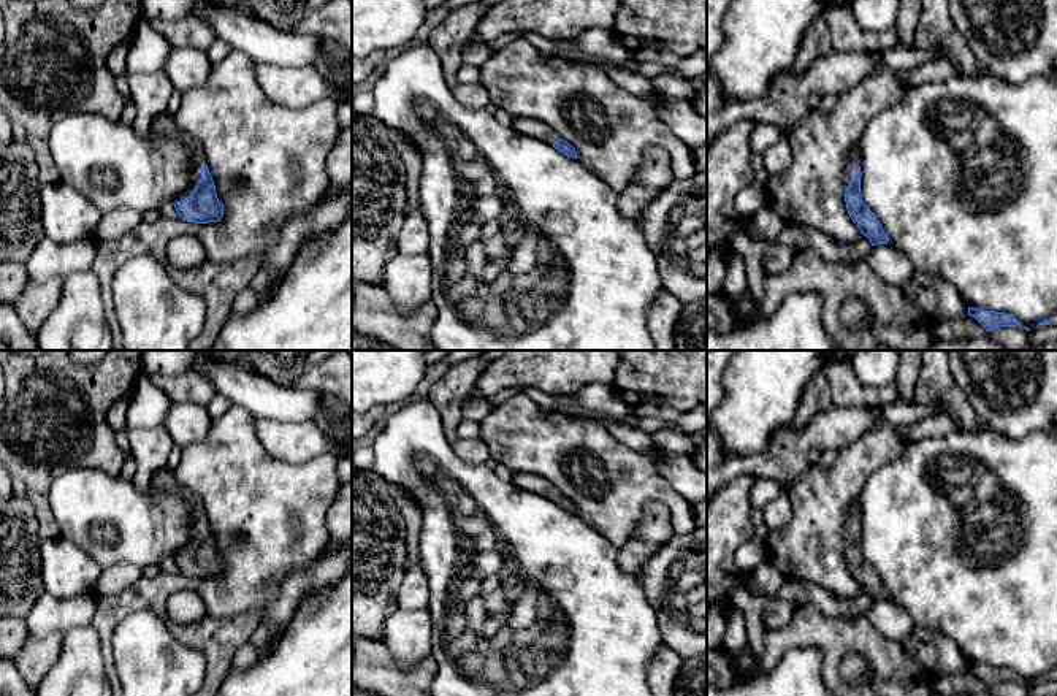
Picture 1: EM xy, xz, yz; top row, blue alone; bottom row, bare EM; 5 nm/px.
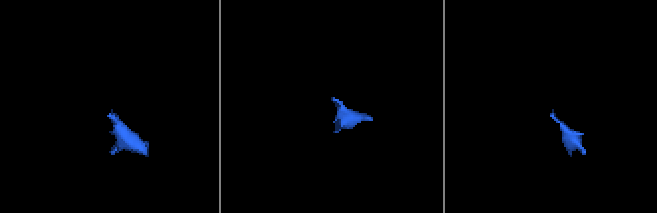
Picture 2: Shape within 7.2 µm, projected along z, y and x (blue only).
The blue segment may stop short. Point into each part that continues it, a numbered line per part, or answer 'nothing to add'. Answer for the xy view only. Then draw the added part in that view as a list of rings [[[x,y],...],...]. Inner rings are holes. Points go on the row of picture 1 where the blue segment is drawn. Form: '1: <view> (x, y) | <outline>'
1: xy (164, 126) | [[[168,114],[158,116],[151,127],[152,133],[160,138],[173,138],[182,144],[185,144],[192,152],[192,184],[187,190],[184,190],[176,201],[189,198],[195,190],[197,184],[201,179],[201,170],[206,166],[206,159],[203,155],[203,147],[198,141],[190,138],[185,132],[182,132]]]

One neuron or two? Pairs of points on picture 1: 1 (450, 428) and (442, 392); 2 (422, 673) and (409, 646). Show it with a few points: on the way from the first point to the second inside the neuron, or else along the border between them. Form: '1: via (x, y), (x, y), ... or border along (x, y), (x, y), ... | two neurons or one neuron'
1: via (450, 419), (449, 401) | one neuron
2: border along (385, 644), (393, 660), (404, 668), (430, 655) | two neurons

